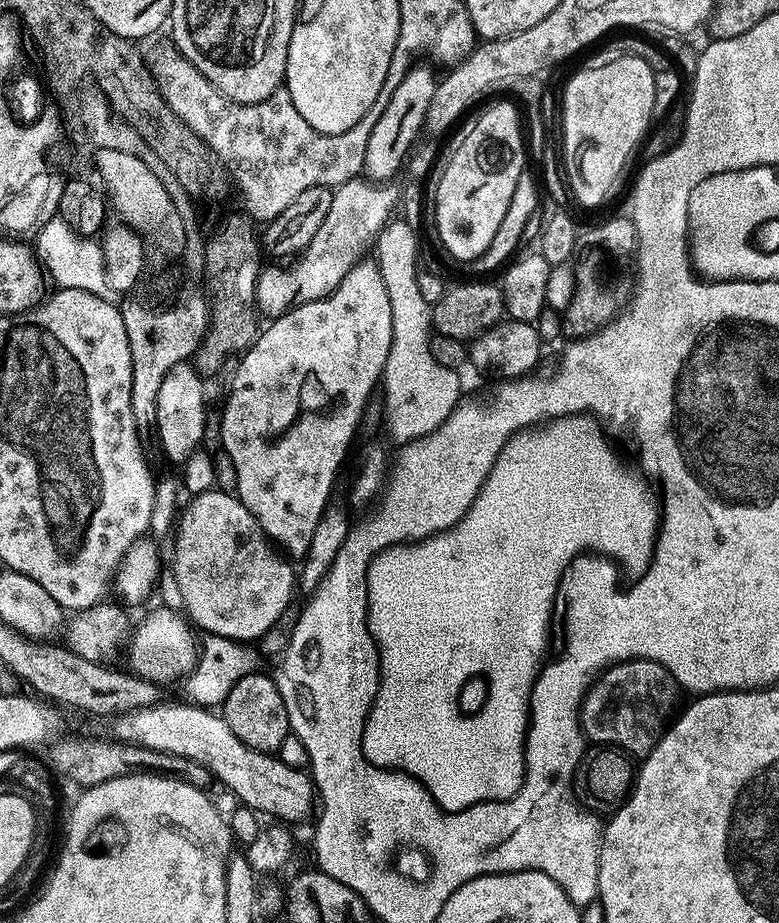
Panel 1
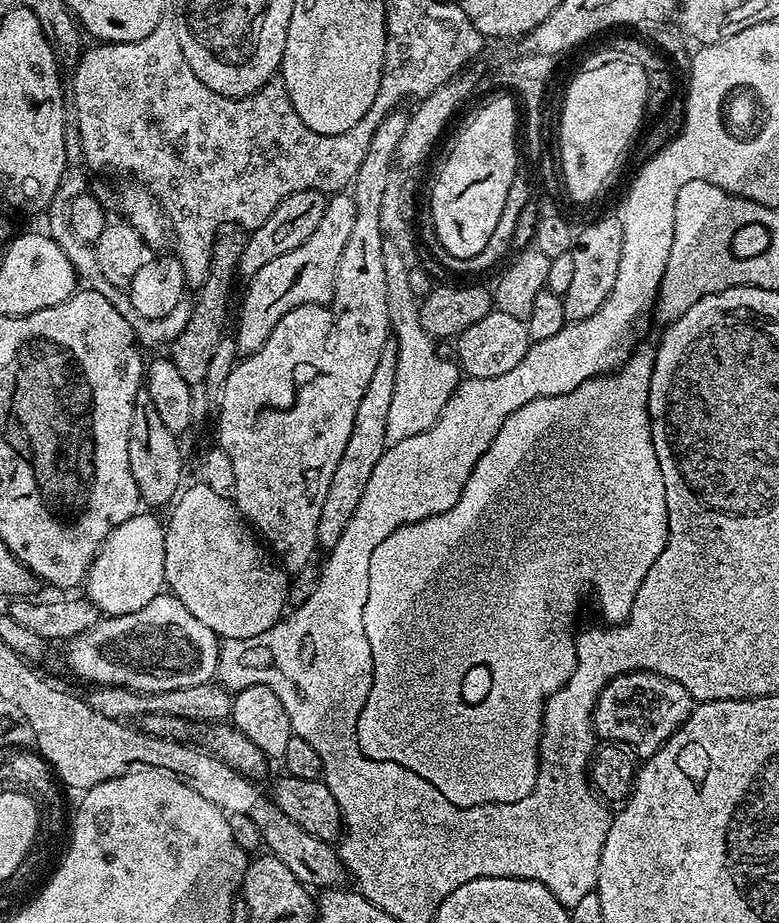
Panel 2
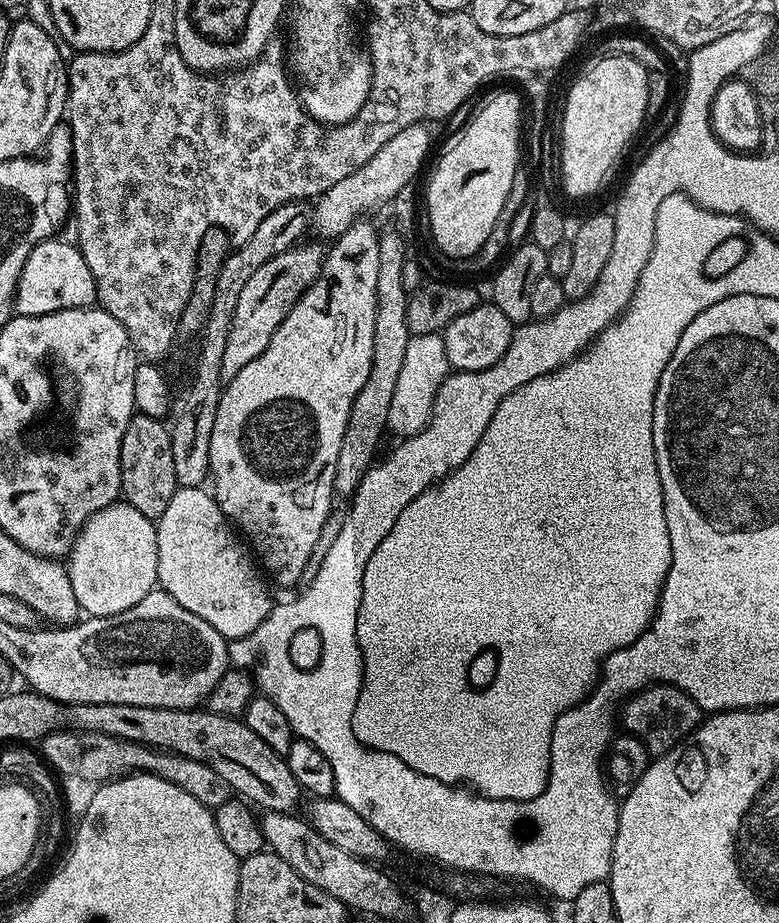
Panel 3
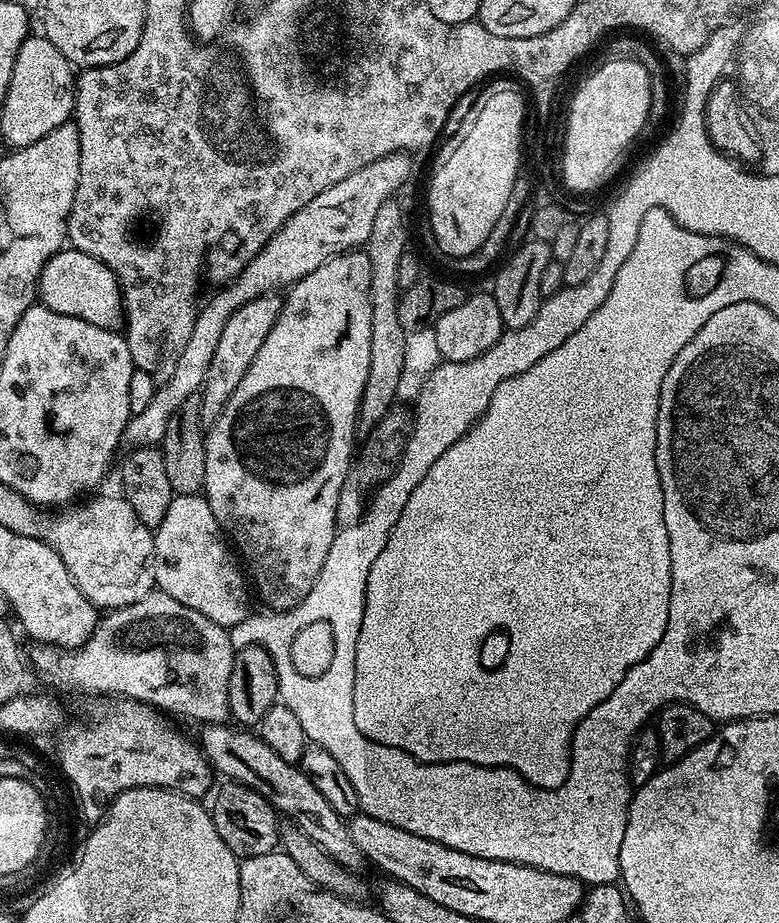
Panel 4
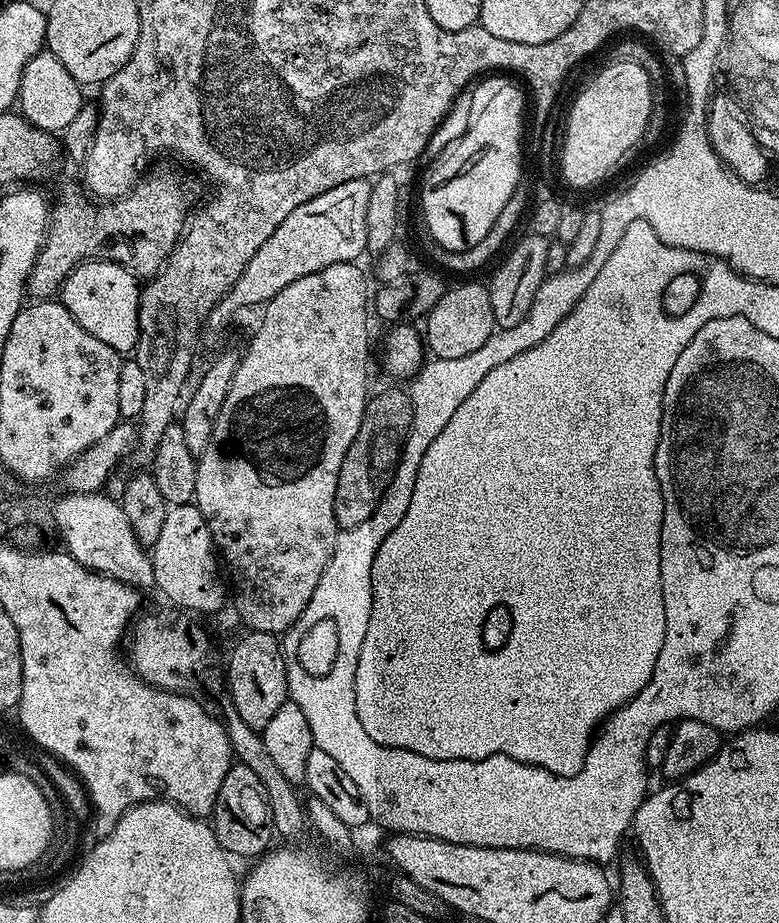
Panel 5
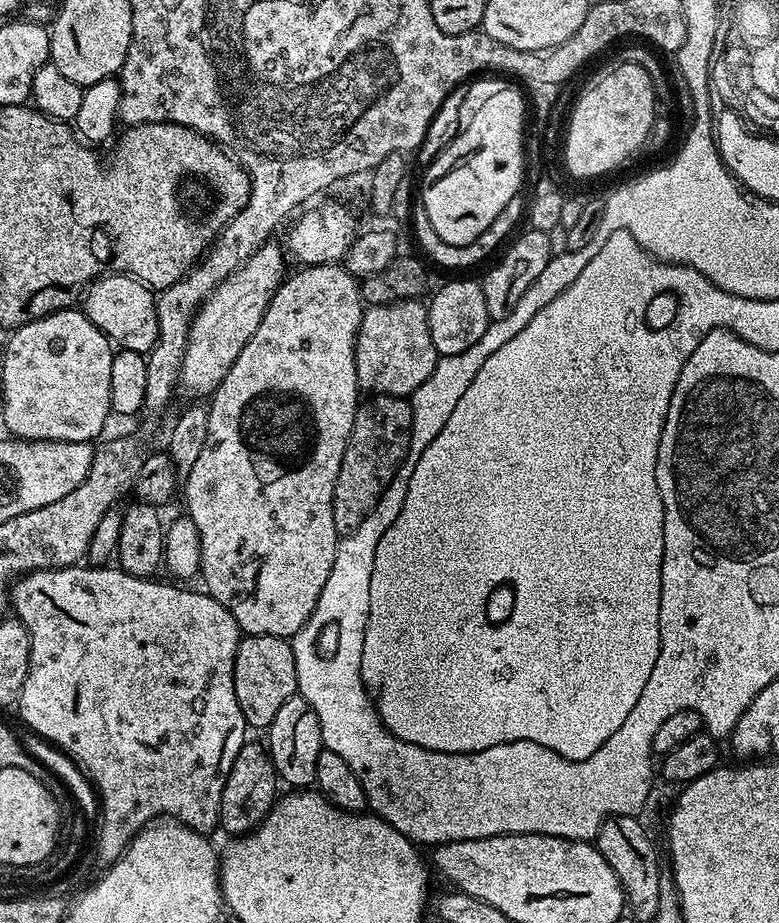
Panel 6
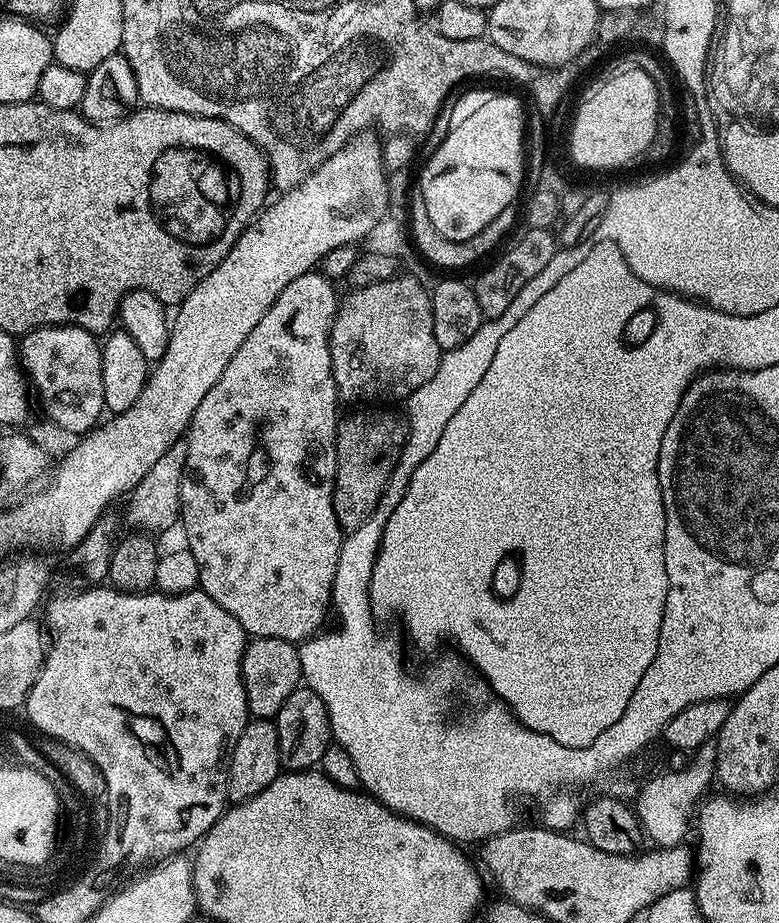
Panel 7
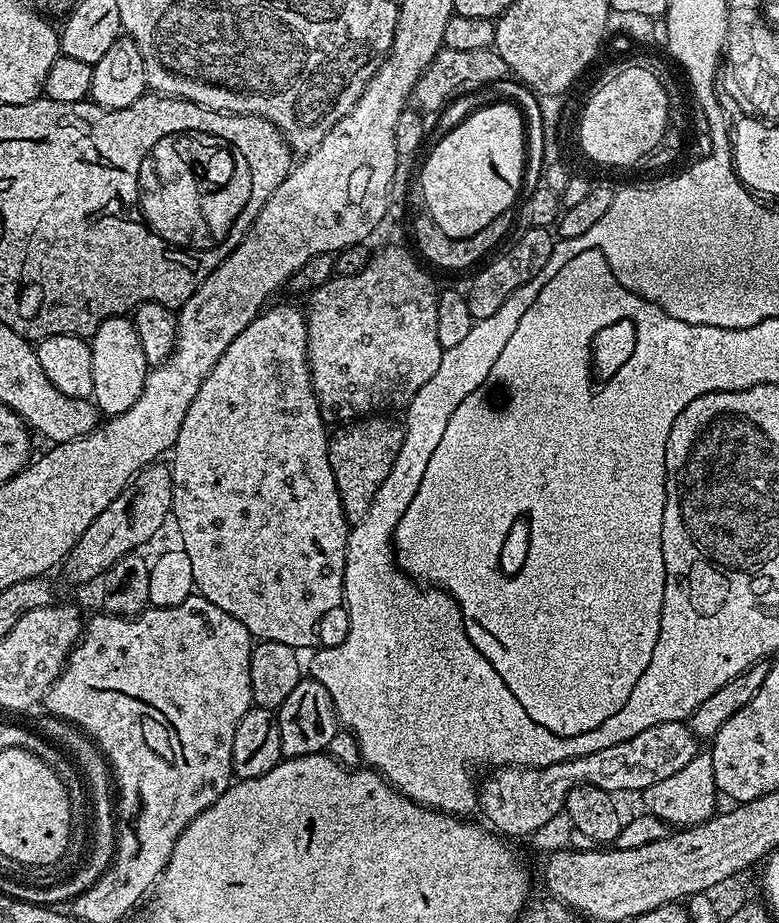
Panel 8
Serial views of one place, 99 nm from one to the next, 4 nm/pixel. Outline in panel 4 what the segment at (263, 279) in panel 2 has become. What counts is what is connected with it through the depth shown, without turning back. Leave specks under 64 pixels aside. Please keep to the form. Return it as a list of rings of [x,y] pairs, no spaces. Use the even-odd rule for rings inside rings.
[[[279,295],[260,296],[236,309],[222,327],[222,334],[218,337],[218,347],[214,350],[214,358],[210,358],[210,370],[206,370],[204,387],[198,396],[200,416],[205,425],[210,426],[220,417],[226,402],[230,402],[230,394],[234,394],[246,370],[250,370],[250,362],[254,362],[254,354],[262,350],[262,342],[266,342],[266,334],[270,334],[277,320],[281,303]]]

